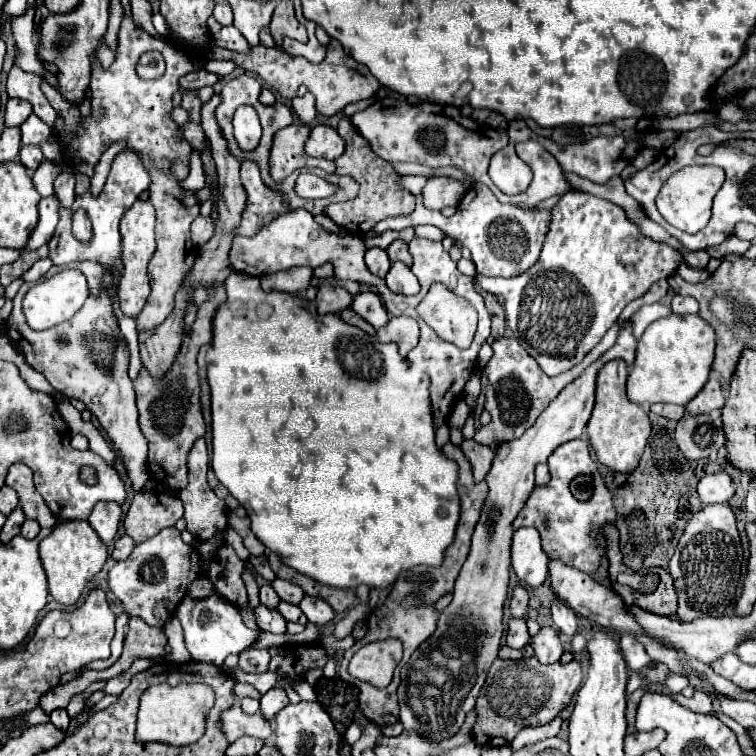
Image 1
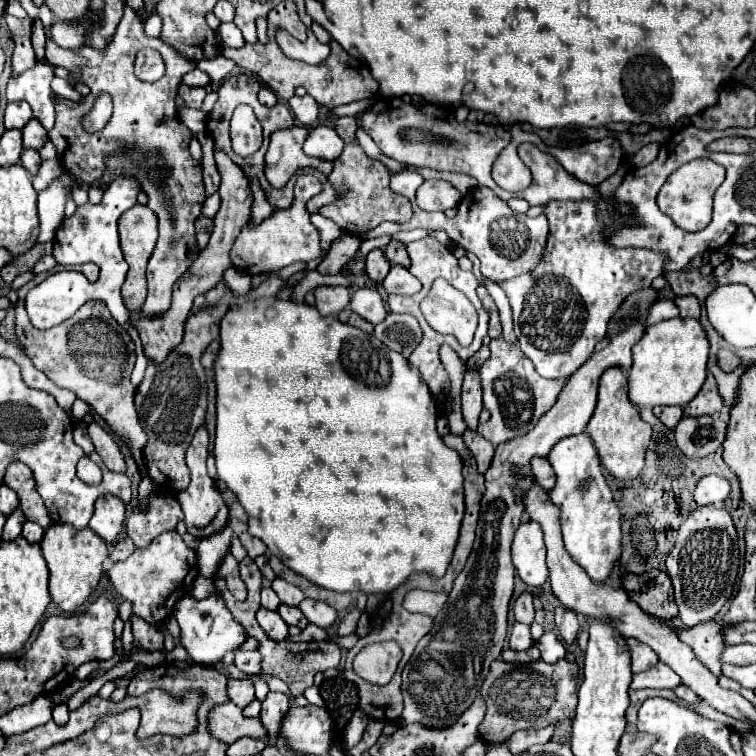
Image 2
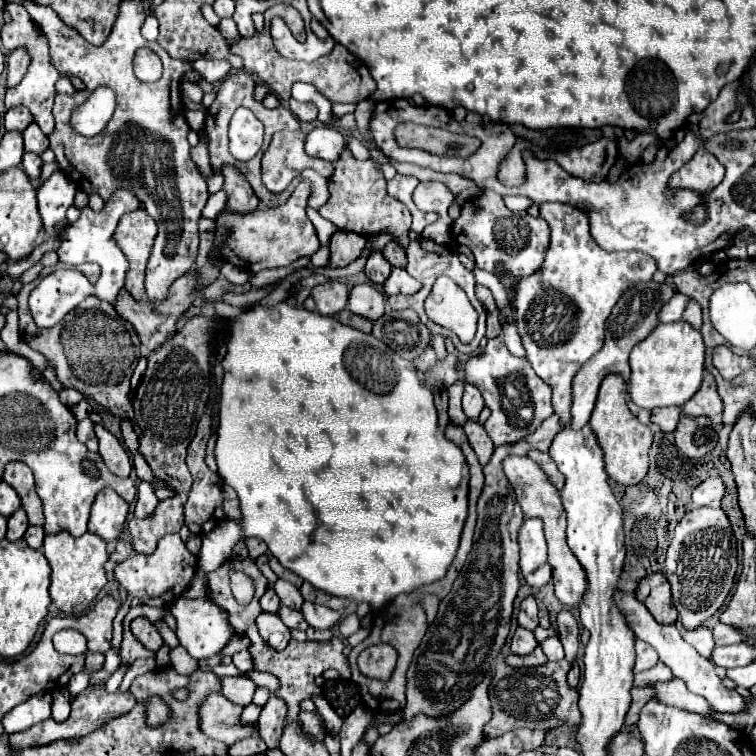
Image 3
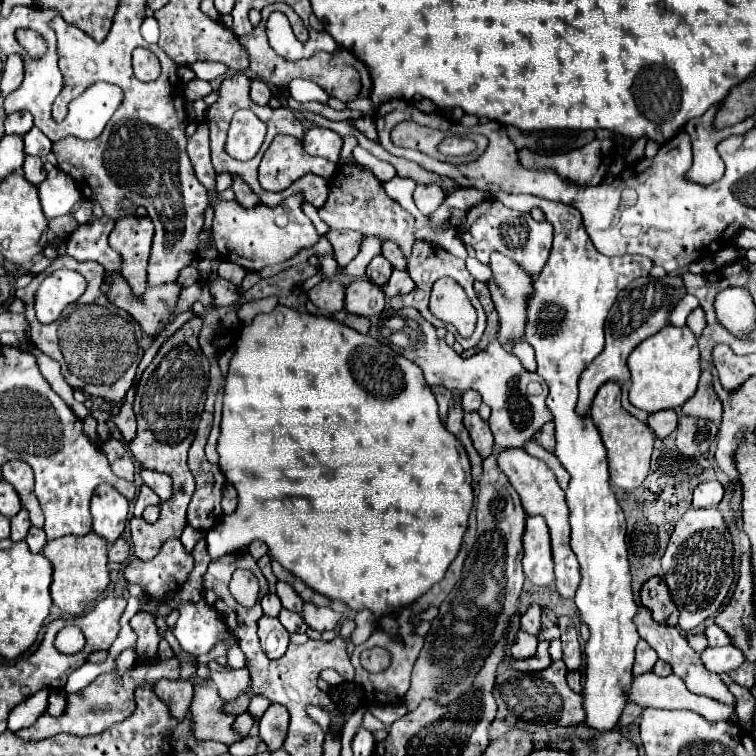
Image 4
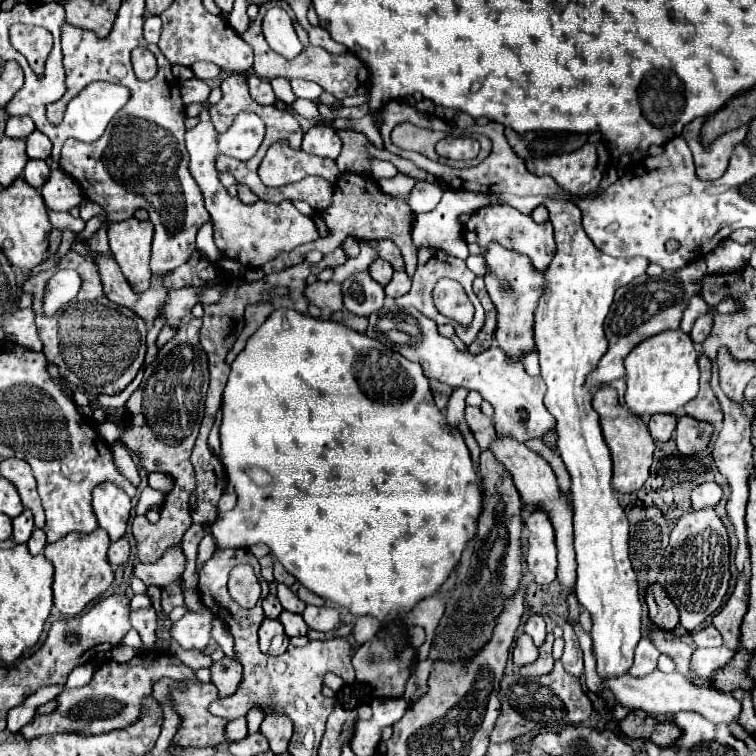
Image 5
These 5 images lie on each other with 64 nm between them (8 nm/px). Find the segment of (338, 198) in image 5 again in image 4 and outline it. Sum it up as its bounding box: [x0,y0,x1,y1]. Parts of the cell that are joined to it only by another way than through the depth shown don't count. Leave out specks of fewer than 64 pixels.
[318,164,414,258]

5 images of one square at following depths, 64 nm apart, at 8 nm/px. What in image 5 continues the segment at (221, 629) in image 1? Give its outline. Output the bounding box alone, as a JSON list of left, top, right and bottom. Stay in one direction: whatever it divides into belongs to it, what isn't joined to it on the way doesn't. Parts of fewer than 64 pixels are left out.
[172,608,212,650]

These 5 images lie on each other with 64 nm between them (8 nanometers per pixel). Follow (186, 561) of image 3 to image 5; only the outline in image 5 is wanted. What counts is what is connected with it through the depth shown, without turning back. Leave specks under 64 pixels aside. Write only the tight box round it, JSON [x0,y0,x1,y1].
[134,548,186,588]

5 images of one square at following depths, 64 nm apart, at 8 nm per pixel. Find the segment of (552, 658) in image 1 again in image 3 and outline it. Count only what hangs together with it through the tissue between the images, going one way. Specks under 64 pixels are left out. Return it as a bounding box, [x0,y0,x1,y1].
[540,636,564,660]

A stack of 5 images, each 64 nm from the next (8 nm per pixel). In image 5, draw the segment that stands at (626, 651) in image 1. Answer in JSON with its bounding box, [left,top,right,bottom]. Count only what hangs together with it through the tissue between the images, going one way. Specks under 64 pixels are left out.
[630,638,660,678]

